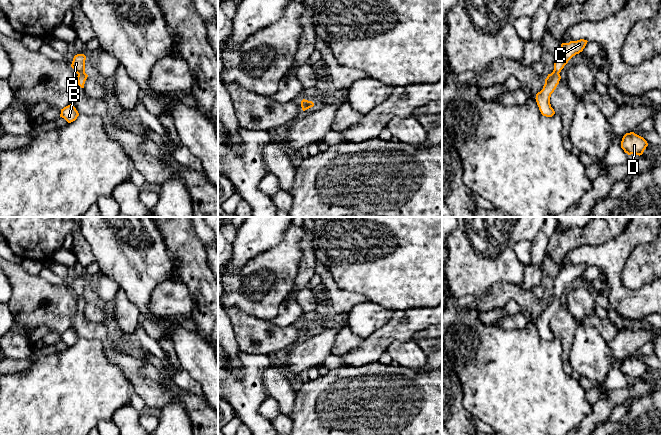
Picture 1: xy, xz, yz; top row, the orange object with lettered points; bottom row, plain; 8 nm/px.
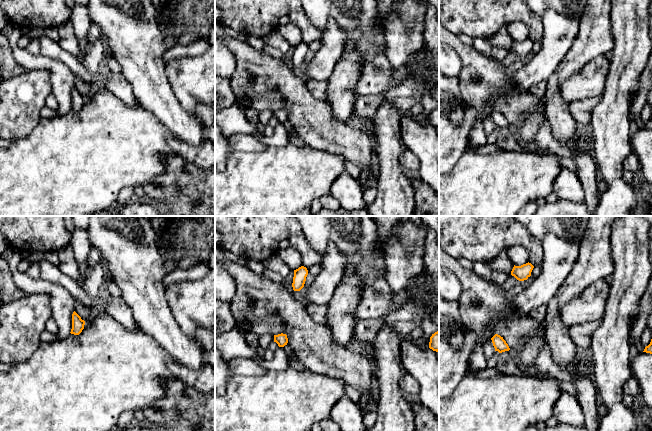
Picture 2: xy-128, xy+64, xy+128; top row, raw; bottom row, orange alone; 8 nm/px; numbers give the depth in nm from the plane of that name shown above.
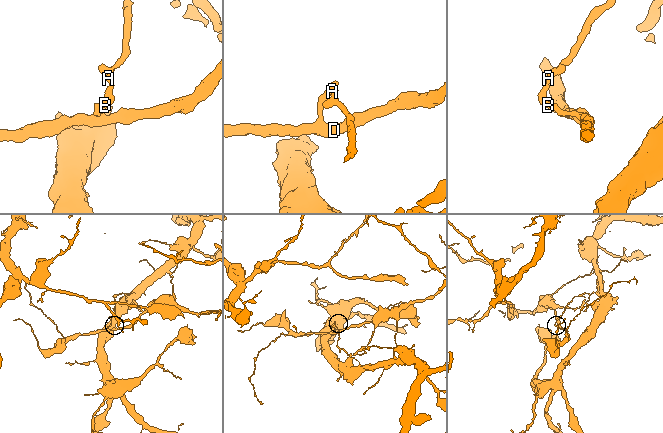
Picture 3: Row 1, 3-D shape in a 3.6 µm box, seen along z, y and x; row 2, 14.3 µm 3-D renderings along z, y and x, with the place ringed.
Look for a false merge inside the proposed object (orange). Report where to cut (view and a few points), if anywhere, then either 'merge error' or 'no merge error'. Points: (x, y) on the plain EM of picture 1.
cut xy (84, 296), (78, 298); merge error

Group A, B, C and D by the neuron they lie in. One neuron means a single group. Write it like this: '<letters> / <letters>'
A C / B D

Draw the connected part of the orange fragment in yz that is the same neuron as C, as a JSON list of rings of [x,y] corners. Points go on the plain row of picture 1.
[[[580,263],[570,265],[569,267],[562,267],[554,282],[554,294],[552,297],[559,298],[573,280],[583,275],[587,266],[587,264]]]

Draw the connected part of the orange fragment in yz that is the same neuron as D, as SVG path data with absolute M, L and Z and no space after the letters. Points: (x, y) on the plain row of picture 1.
M634 356L626 357L621 365L621 372L628 379L636 378L640 380L643 378L647 370L647 365Z

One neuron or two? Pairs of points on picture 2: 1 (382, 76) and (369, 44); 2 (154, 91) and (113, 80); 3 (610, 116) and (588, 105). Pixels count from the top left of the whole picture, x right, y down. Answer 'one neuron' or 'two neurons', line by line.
1: two neurons
2: two neurons
3: two neurons

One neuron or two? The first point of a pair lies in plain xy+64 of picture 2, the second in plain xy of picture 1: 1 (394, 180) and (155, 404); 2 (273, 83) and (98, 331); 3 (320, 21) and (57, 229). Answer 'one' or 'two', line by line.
1: two
2: one
3: two

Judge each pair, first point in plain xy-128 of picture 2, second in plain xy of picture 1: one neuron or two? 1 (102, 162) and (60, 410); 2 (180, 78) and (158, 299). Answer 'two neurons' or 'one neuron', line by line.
1: one neuron
2: one neuron

